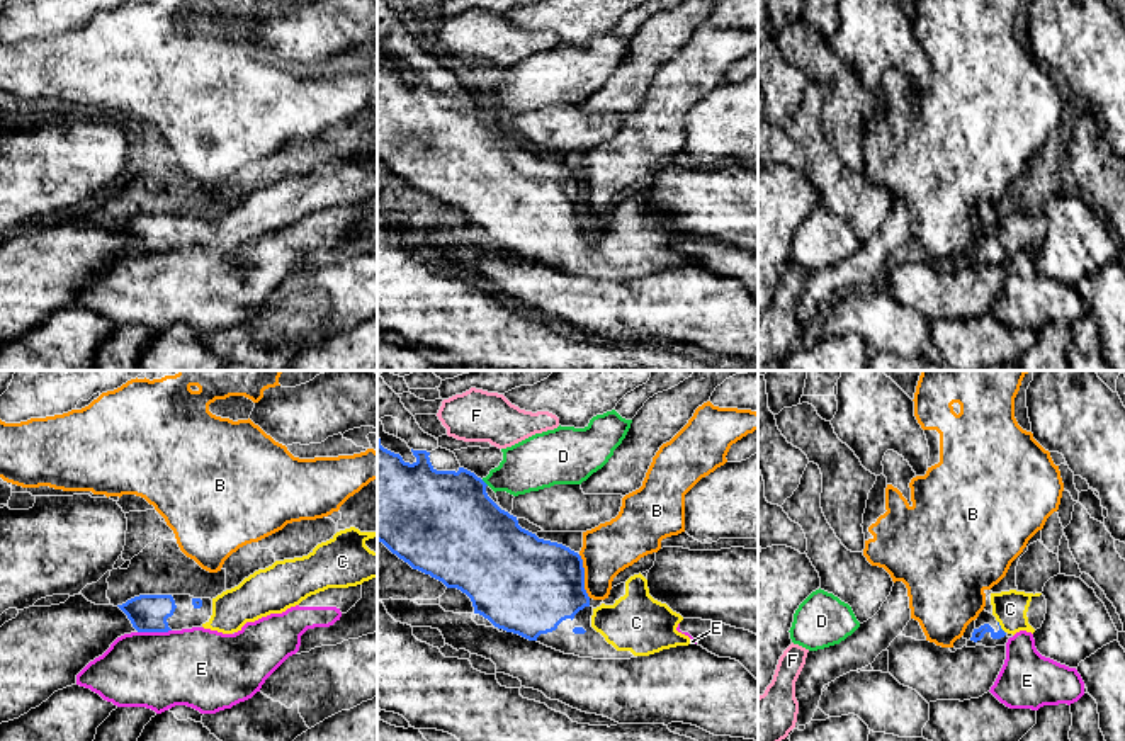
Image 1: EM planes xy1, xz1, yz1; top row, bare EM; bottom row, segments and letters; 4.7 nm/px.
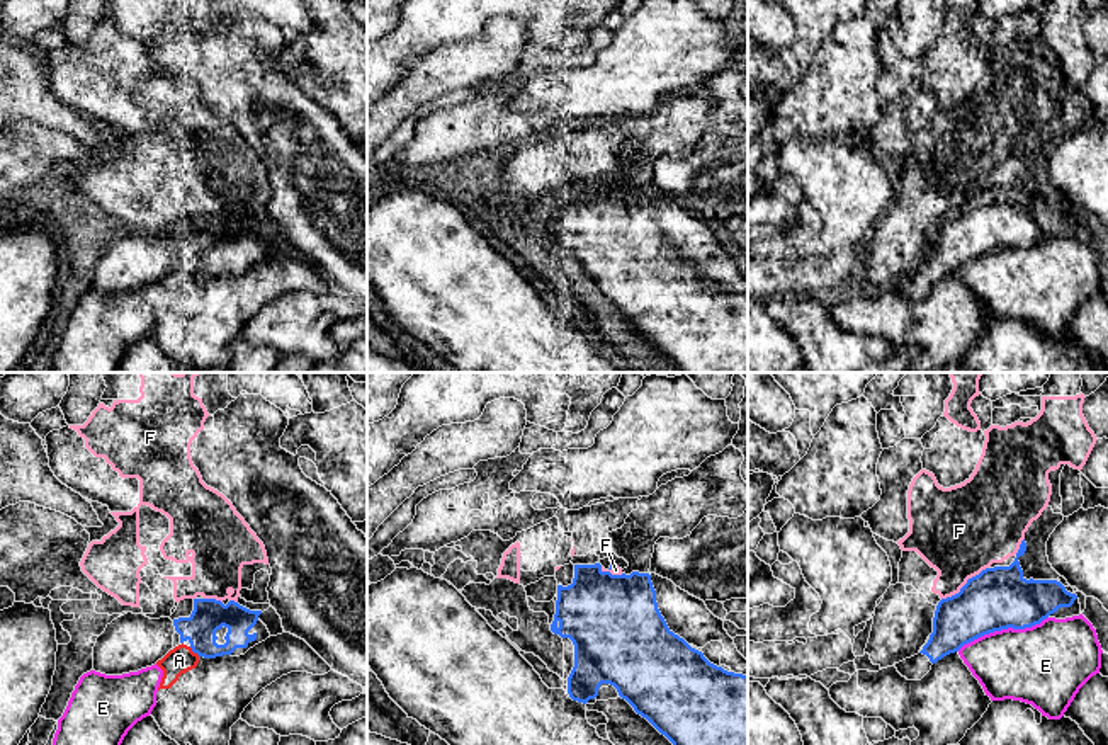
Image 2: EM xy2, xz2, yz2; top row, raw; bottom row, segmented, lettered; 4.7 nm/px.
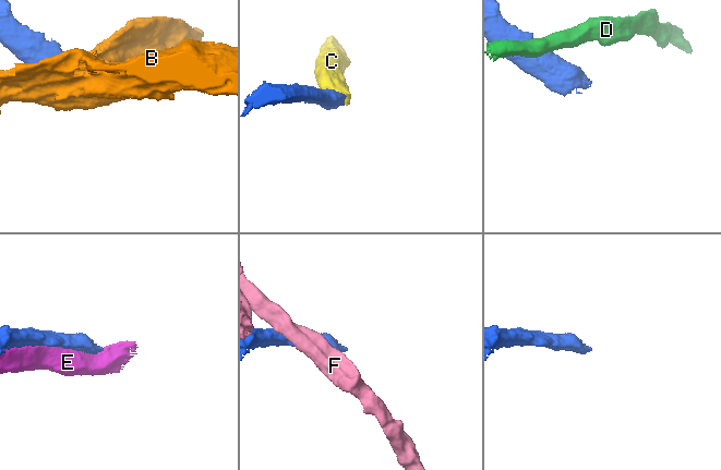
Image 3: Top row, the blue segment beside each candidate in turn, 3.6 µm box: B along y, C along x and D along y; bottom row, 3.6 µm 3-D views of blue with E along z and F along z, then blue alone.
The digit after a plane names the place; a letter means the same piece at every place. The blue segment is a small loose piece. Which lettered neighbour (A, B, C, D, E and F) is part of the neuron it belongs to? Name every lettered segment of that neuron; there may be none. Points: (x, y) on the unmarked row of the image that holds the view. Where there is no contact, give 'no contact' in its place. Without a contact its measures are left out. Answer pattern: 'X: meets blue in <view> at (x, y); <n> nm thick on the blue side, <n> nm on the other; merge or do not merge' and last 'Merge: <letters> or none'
A: meets blue in xy2 at (194, 271); 160 nm thick on the blue side, 130 nm on the other; do not merge
B: meets blue in xz1 at (583, 196); 440 nm thick on the blue side, 240 nm on the other; do not merge
C: meets blue in yz1 at (1000, 247); 60 nm thick on the blue side, 160 nm on the other; merge
D: meets blue in xz1 at (483, 101); 460 nm thick on the blue side, 240 nm on the other; do not merge
E: meets blue in yz2 at (1001, 247); 300 nm thick on the blue side, 380 nm on the other; do not merge
F: meets blue in yz2 at (966, 203); 300 nm thick on the blue side, 420 nm on the other; do not merge
Merge: C

